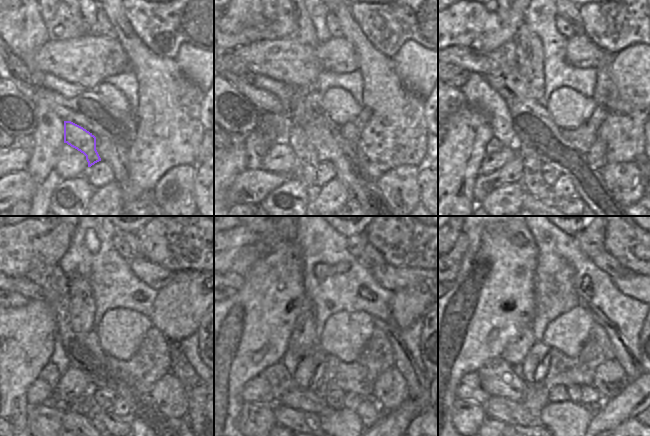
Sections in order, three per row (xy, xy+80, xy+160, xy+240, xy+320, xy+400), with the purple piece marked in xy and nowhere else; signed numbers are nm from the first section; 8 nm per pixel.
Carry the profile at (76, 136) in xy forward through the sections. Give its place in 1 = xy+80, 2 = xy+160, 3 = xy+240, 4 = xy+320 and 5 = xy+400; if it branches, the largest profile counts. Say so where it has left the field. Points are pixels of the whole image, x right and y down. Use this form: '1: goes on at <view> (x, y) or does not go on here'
1: goes on at xy+80 (307, 162)
2: goes on at xy+160 (532, 181)
3: goes on at xy+240 (85, 404)
4: goes on at xy+320 (307, 400)
5: goes on at xy+400 (524, 392)

